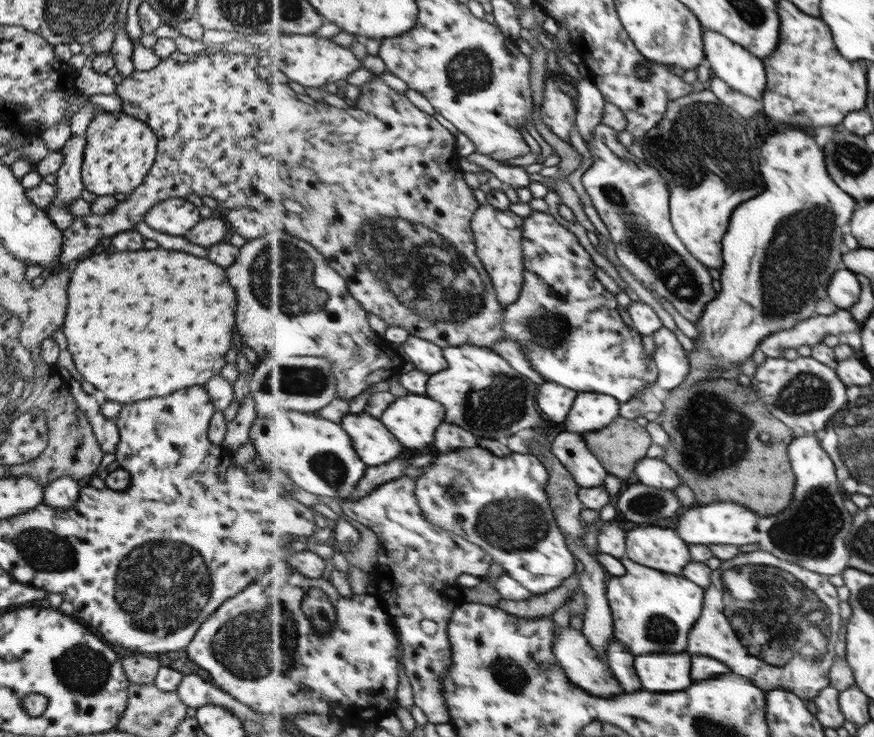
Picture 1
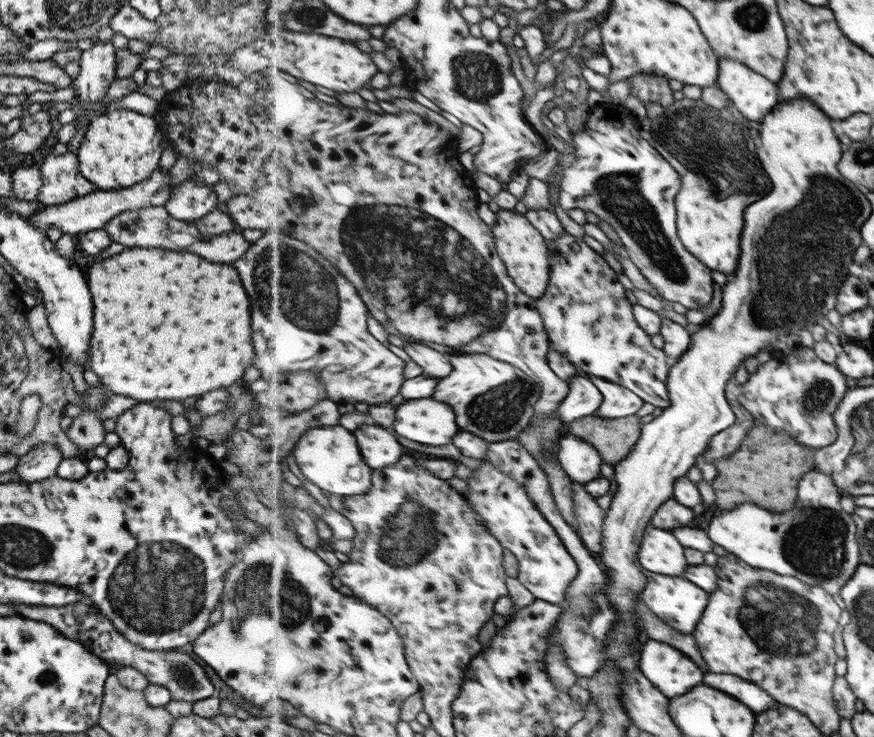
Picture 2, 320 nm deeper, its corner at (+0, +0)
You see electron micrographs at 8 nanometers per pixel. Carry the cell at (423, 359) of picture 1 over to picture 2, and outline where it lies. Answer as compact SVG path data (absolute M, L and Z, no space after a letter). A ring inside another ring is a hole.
M405 344L403 347L406 354L409 354L419 366L423 366L423 374L427 376L433 376L433 378L445 378L453 372L453 366L449 362L449 358L429 346L423 346L423 344Z

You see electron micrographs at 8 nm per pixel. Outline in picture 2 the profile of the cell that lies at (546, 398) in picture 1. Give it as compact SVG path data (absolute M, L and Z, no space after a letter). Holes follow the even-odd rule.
M580 374L567 380L569 395L561 402L558 414L564 424L593 415L603 405L603 394L589 376Z

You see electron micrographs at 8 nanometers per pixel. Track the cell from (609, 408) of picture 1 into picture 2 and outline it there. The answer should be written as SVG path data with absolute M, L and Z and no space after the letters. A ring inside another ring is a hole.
M598 376L590 377L590 379L603 394L603 405L593 414L595 416L606 419L633 416L646 403L641 396L637 396L633 390L629 390L622 384L617 384L615 381L599 378Z

